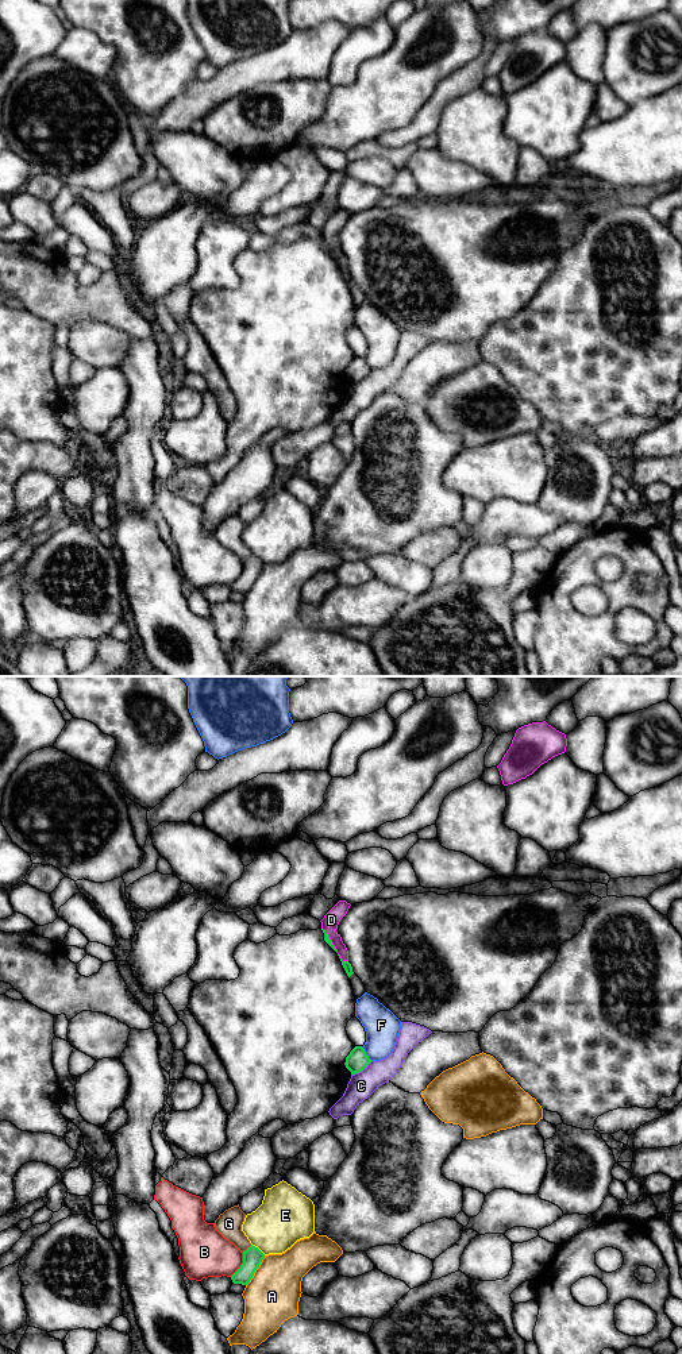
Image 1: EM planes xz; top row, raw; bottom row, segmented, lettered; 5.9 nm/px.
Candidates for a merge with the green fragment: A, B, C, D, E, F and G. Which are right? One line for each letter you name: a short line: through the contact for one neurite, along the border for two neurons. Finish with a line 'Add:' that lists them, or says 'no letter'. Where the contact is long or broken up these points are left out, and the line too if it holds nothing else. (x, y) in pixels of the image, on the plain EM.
Add: no letter

